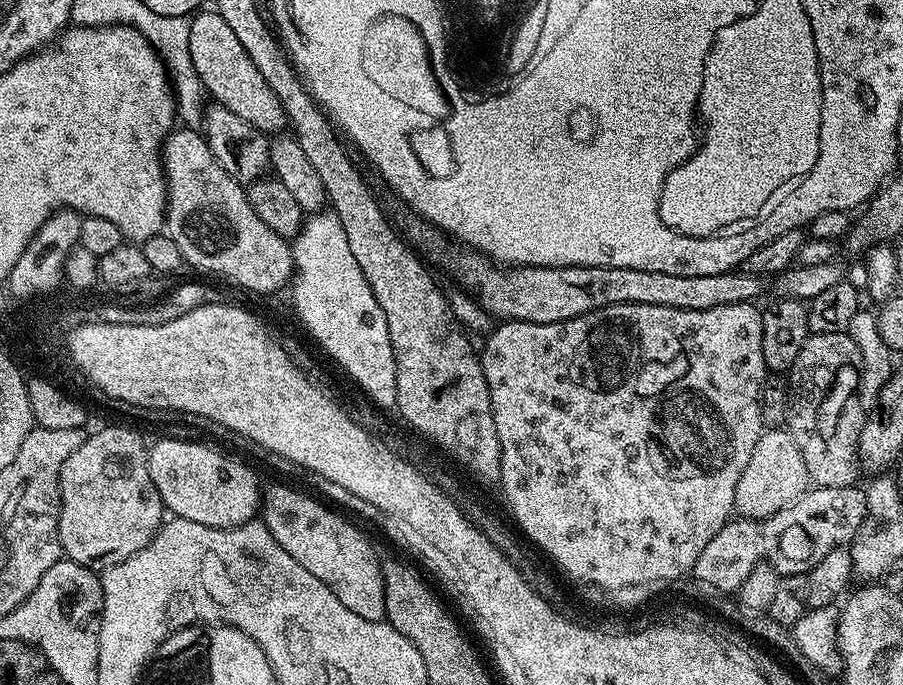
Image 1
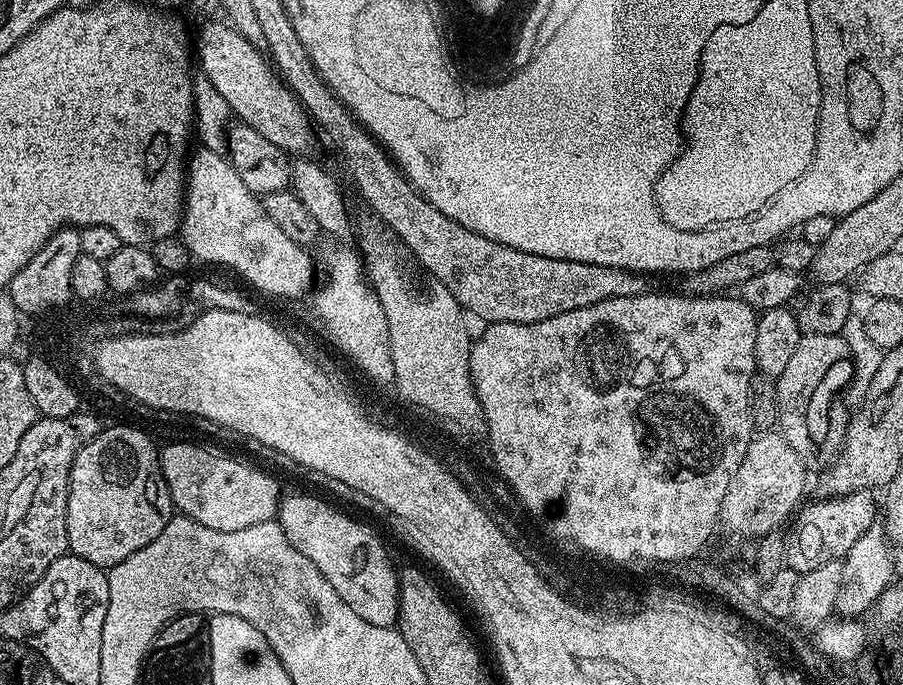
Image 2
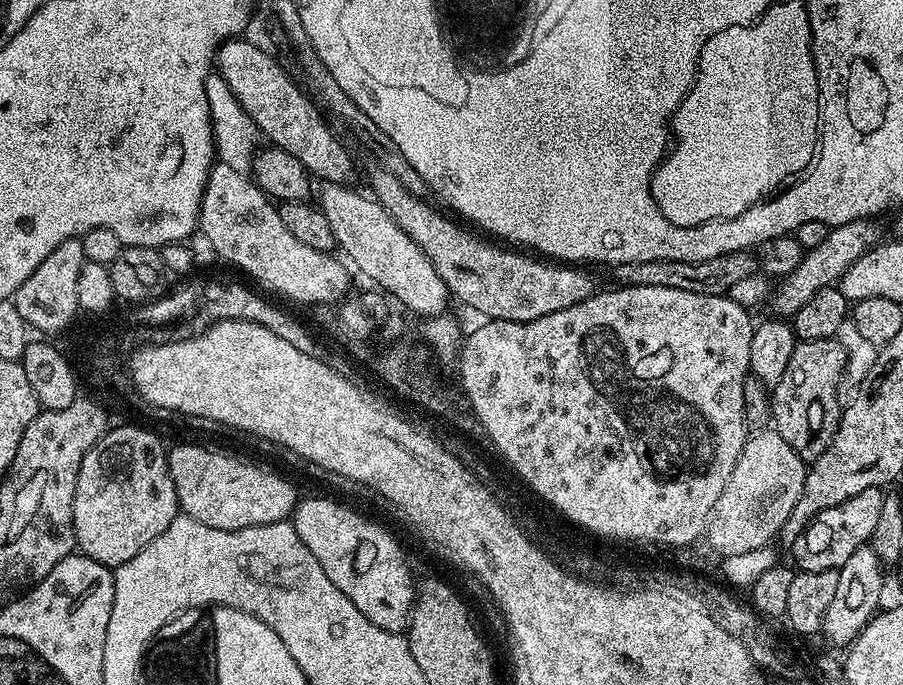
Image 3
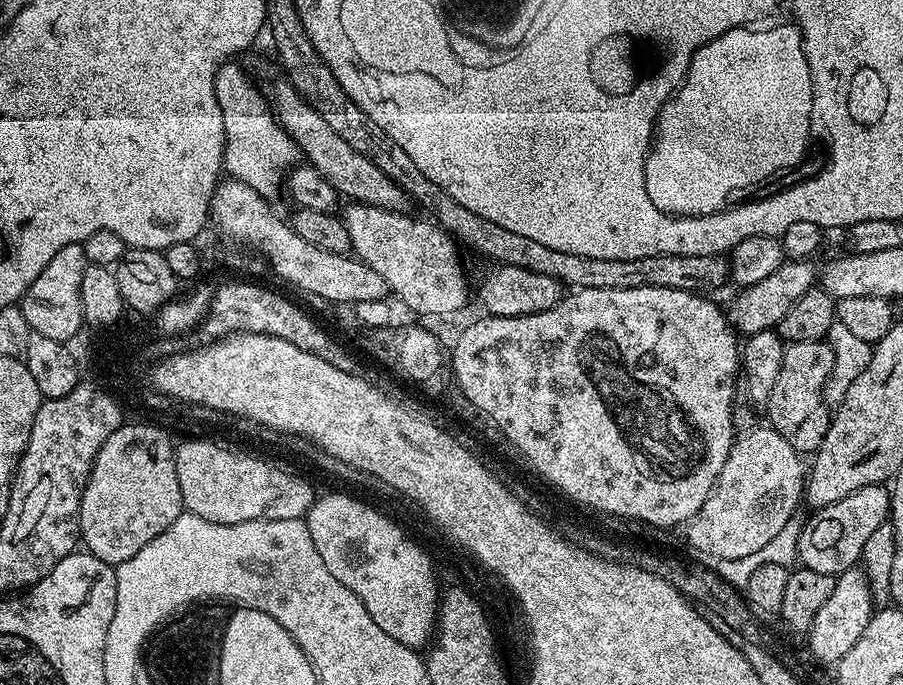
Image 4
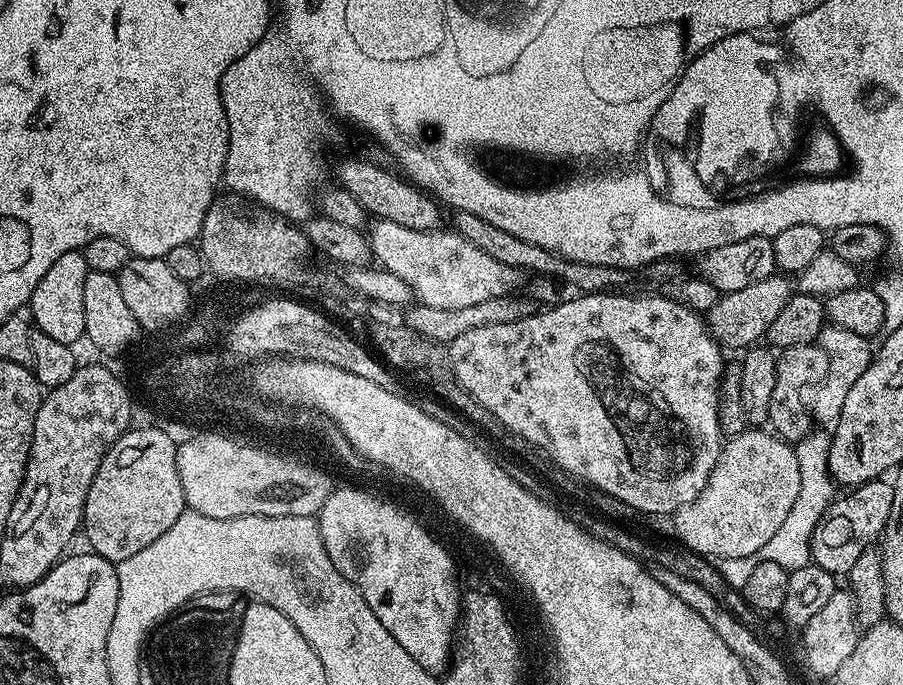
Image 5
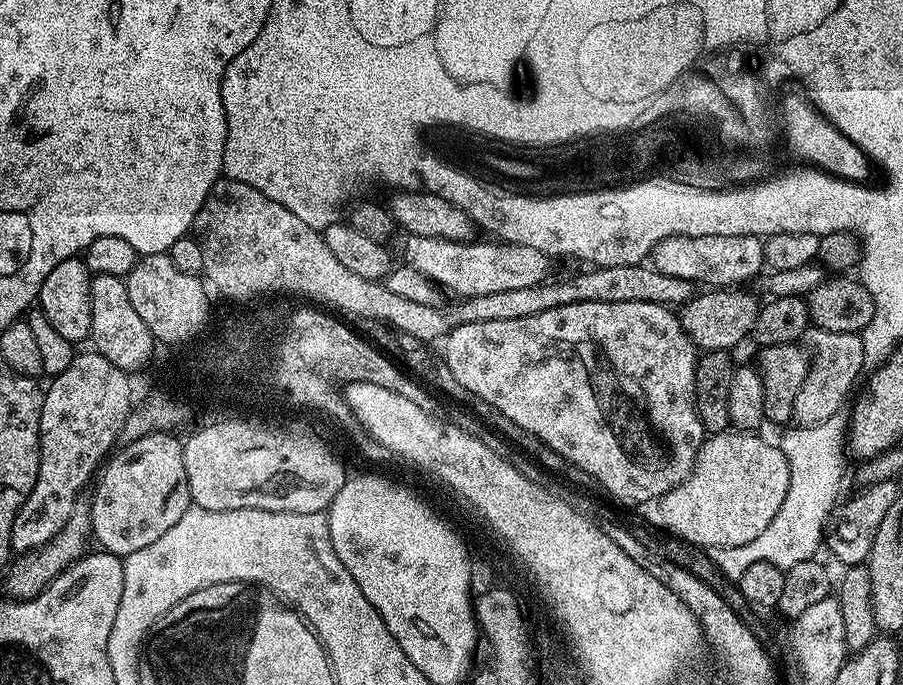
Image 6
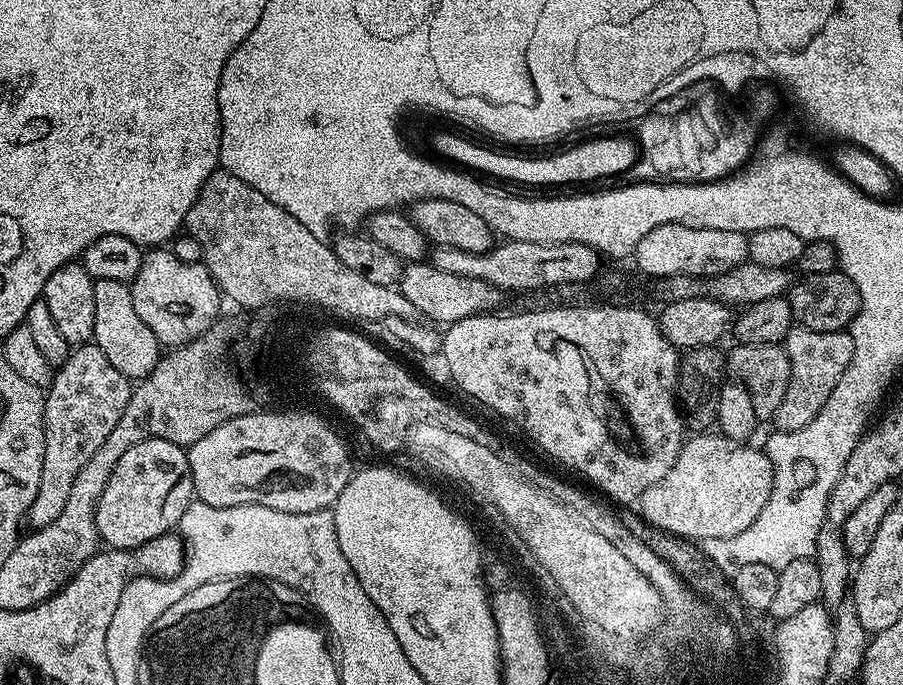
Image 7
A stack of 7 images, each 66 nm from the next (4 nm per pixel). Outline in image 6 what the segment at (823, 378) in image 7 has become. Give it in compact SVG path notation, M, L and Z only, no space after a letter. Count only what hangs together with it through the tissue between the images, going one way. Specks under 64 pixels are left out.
M813 327L807 333L807 340L806 348L810 353L808 377L802 382L802 388L798 390L798 396L794 398L792 411L792 420L801 428L818 426L818 422L826 422L826 418L837 415L860 370L864 370L866 366L862 342L857 333L827 332Z

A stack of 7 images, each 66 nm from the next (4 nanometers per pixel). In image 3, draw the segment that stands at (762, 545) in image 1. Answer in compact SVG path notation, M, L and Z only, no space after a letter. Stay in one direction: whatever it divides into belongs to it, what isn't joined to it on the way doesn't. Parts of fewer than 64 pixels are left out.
M879 488L862 490L862 494L854 494L846 502L830 506L830 510L822 510L813 516L794 545L797 564L795 567L802 572L843 568L846 558L850 558L854 550L865 547L871 541L884 498L885 493Z

